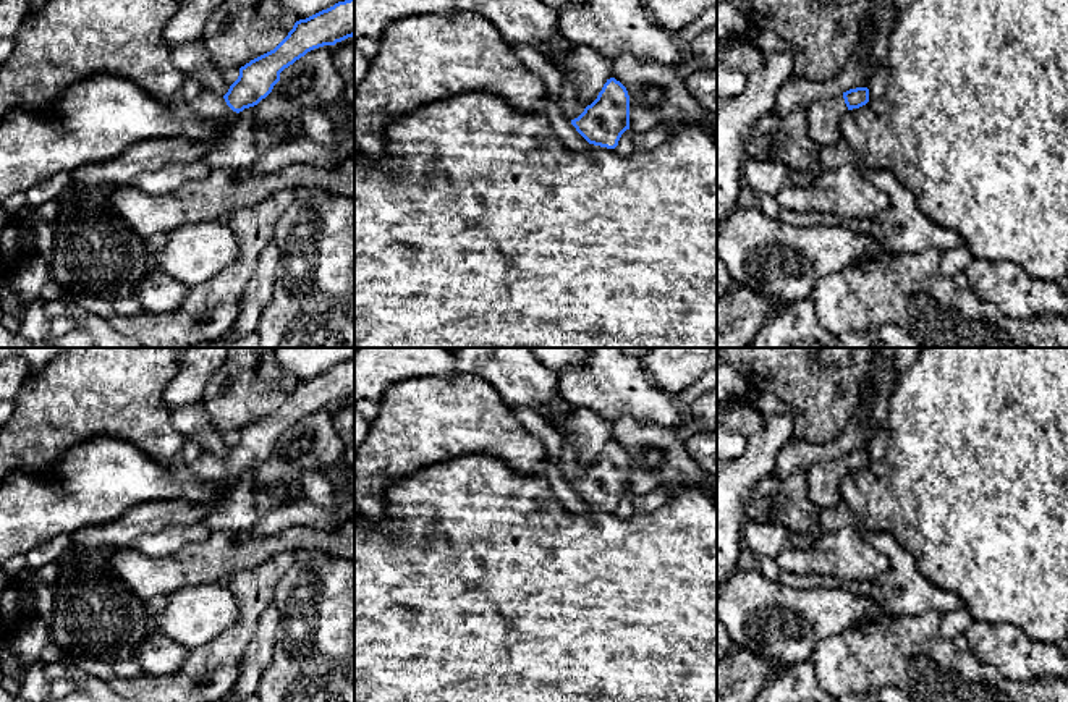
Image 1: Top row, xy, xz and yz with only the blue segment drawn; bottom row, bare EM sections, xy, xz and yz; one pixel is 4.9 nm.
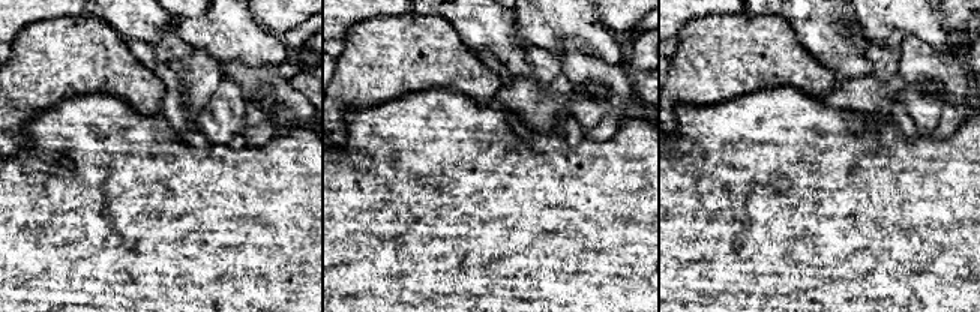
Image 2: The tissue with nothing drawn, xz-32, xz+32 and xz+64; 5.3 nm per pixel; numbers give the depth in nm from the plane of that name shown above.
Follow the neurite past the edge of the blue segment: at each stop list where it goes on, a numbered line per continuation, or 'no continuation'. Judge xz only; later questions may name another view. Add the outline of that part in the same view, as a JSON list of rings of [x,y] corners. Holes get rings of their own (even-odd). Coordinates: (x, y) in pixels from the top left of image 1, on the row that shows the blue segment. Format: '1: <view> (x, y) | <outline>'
1: xz (568, 97) | [[[570,79],[565,81],[563,91],[558,94],[558,99],[560,99],[562,108],[565,110],[570,120],[578,118],[586,108],[579,102],[578,86]]]

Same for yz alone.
1: yz (822, 115) | [[[843,95],[816,100],[806,108],[807,134],[819,149],[833,146],[841,137],[838,123],[846,110]]]

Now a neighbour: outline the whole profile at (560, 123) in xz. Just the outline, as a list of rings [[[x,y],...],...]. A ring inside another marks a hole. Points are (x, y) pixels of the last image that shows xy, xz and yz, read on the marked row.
[[[526,44],[510,45],[524,66],[536,73],[547,86],[550,95],[544,102],[542,113],[547,116],[553,133],[568,149],[584,152],[589,147],[589,142],[571,125],[571,120],[566,116],[558,99],[566,81],[565,74],[539,50]]]

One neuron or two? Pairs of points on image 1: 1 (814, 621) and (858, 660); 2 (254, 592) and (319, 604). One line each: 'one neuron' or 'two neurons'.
1: two neurons
2: two neurons

